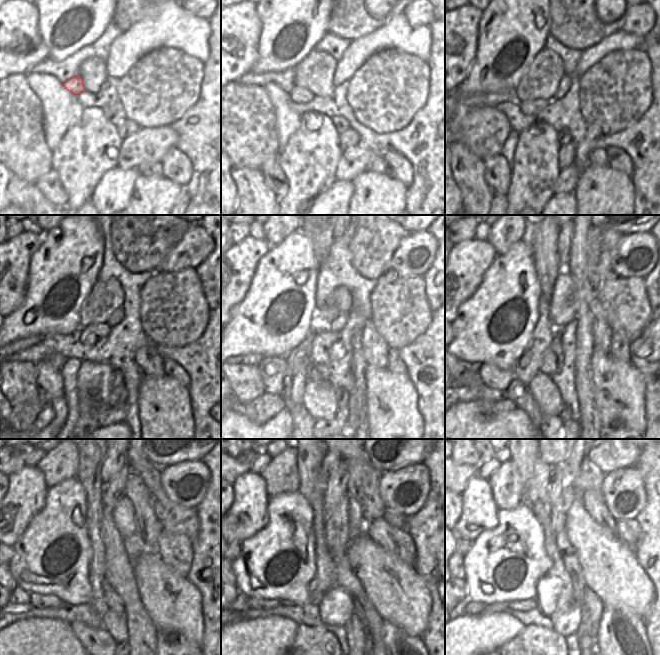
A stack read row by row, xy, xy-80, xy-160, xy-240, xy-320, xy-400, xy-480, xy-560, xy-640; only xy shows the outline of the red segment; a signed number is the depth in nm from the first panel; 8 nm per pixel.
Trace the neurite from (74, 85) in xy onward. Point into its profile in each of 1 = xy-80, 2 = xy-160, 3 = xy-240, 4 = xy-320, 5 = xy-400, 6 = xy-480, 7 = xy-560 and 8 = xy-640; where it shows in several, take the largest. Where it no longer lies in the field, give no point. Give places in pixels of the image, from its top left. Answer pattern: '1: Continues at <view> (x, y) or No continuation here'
1: Continues at xy-80 (298, 94)
2: Continues at xy-160 (528, 107)
3: Continues at xy-240 (91, 334)
4: Continues at xy-320 (323, 338)
5: Continues at xy-400 (552, 362)
6: Continues at xy-480 (105, 598)
7: Continues at xy-560 (354, 627)
8: Continues at xy-640 (586, 642).

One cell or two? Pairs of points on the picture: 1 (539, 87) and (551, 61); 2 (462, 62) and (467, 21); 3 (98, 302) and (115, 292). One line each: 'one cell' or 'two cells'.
1: one cell
2: one cell
3: one cell

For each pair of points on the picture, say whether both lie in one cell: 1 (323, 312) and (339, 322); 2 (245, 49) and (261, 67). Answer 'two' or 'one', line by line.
1: two
2: two

